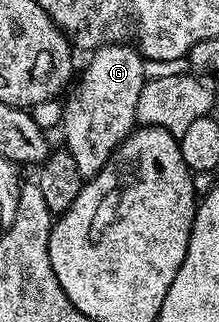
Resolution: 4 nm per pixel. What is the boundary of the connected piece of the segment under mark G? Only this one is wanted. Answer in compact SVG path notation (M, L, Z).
M109 43L100 46L91 54L88 66L84 69L84 78L76 85L76 90L68 97L64 105L64 141L68 153L74 155L74 167L80 172L81 178L87 179L102 169L112 158L112 153L127 139L137 124L136 108L138 95L142 95L145 83L143 63L139 49L128 43Z

